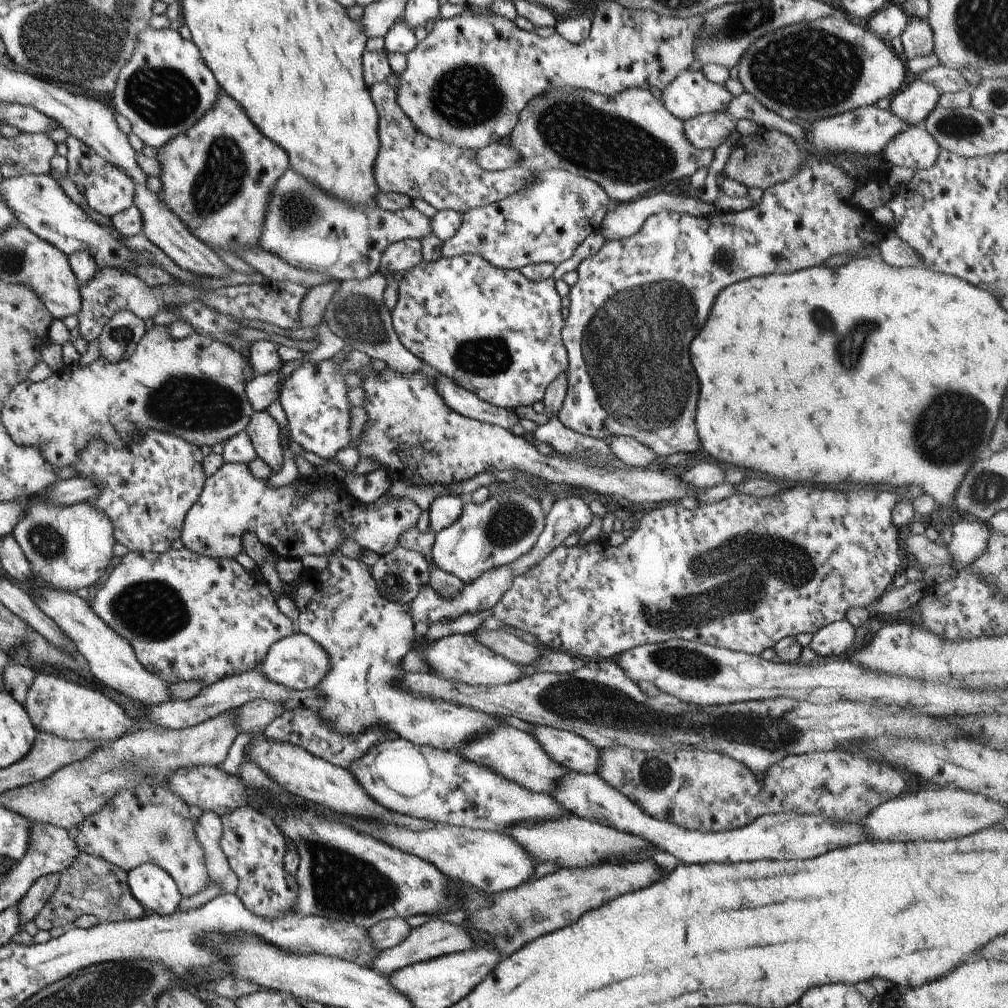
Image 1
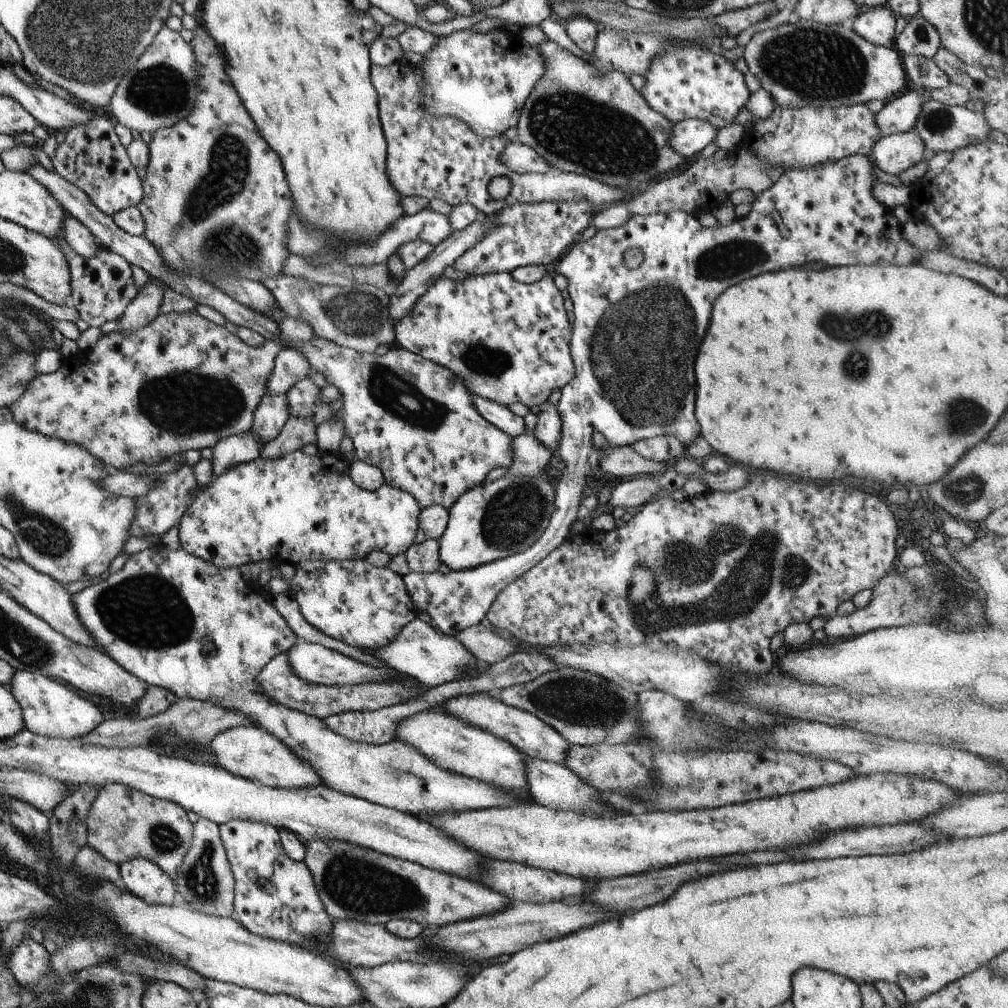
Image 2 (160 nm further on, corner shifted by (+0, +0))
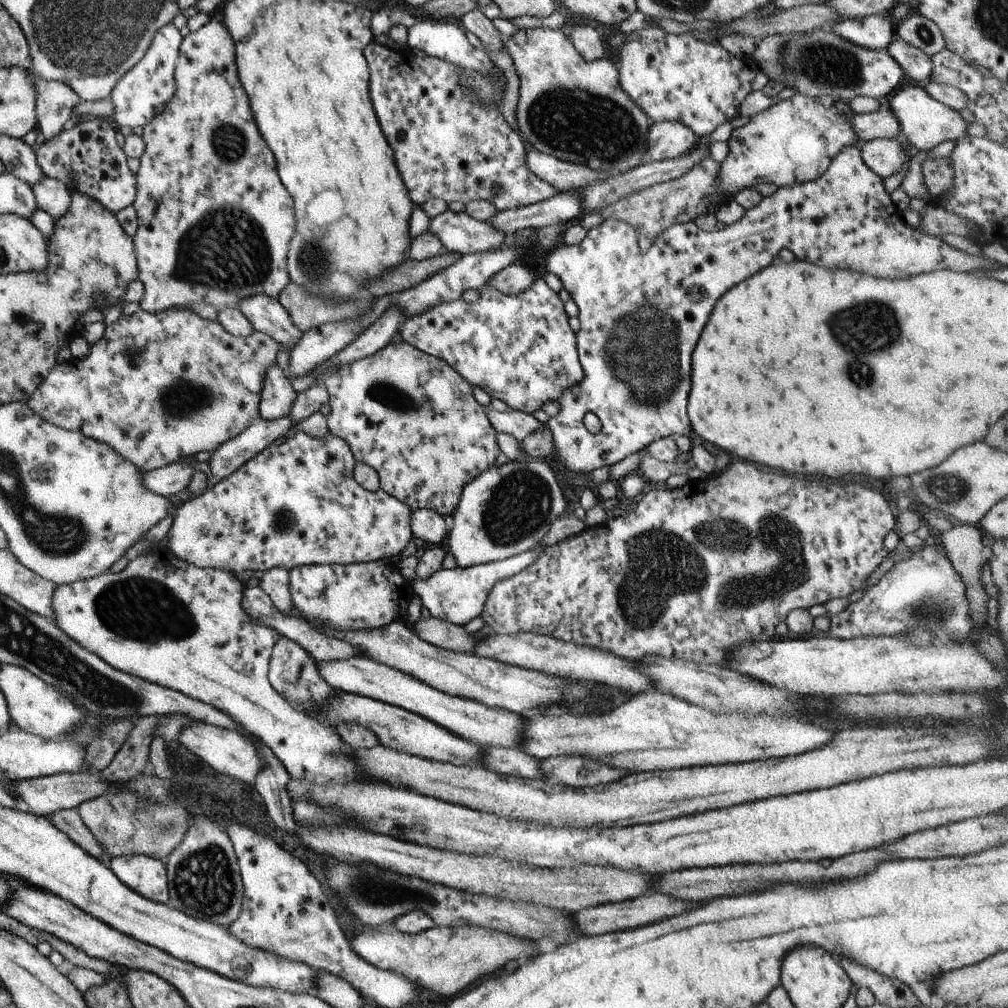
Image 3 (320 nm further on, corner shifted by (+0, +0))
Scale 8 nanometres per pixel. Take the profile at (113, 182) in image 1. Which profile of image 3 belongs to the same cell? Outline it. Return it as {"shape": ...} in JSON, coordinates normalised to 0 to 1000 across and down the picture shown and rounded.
{"shape":[[[102,118],[78,119],[68,129],[61,129],[37,145],[36,164],[45,176],[59,179],[64,187],[89,194],[111,211],[130,205],[135,191],[134,174],[126,166],[125,155],[114,142],[114,130]]]}

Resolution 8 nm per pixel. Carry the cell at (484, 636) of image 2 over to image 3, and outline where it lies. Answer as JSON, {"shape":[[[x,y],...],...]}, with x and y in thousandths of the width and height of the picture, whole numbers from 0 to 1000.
{"shape":[[[416,613],[410,619],[411,628],[422,637],[450,648],[468,647],[473,635],[467,635],[455,620],[432,613]]]}

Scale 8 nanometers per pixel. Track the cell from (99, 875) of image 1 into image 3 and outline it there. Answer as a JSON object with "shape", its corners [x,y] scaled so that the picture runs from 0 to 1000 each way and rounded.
{"shape":[[[61,803],[49,809],[50,816],[67,829],[76,839],[79,839],[86,847],[98,852],[103,858],[109,855],[109,849],[102,845],[102,841],[86,823],[80,811],[74,803]]]}

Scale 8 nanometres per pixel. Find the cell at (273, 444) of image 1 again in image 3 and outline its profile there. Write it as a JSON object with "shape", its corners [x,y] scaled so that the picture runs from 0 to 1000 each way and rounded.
{"shape":[[[271,360],[264,365],[260,375],[256,412],[263,417],[276,416],[289,407],[295,389],[289,384],[288,377]]]}

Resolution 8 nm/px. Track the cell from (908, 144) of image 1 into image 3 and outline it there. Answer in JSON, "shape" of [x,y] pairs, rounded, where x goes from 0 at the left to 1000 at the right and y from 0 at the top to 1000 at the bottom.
{"shape":[[[892,137],[866,138],[852,143],[853,158],[873,178],[888,173],[902,159],[892,140]]]}

